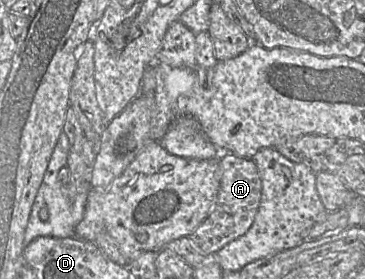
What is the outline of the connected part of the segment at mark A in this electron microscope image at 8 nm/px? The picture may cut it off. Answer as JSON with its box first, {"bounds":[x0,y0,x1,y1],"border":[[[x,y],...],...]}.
{"bounds":[189,153,262,255],"border":[[[223,153],[218,159],[220,182],[216,200],[205,220],[189,236],[194,247],[212,255],[244,235],[252,226],[262,194],[261,178],[253,159]]]}

